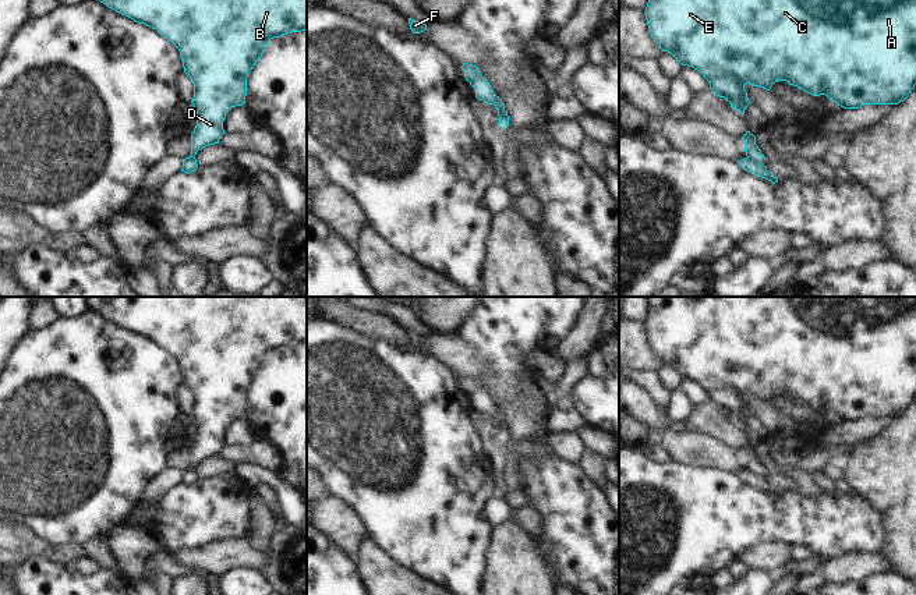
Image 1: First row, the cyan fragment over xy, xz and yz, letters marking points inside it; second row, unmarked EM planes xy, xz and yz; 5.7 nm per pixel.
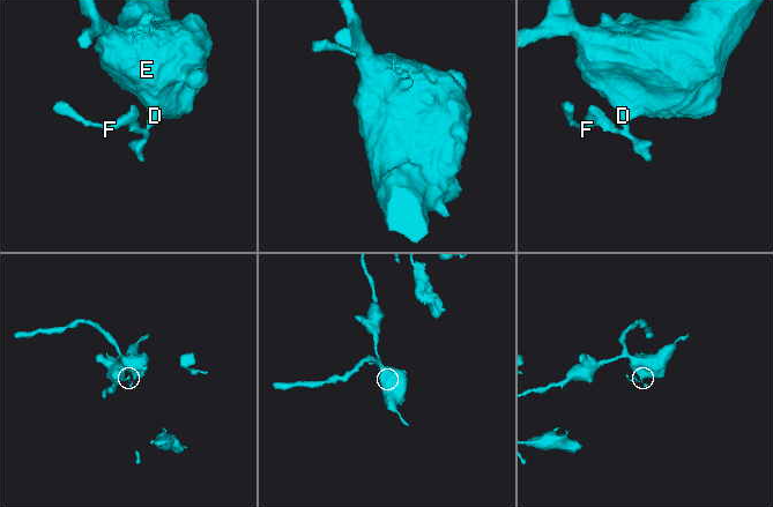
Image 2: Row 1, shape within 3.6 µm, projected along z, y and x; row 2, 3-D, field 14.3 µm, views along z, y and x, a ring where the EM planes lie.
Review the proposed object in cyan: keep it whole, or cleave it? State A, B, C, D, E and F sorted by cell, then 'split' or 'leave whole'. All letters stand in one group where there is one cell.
A B C D E / F | split

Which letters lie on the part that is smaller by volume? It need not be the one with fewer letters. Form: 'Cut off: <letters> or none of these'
Cut off: F

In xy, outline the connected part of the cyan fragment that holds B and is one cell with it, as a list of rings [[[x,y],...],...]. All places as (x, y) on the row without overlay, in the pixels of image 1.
[[[88,297],[88,301],[91,311],[156,341],[178,361],[184,385],[194,396],[191,415],[197,424],[197,438],[191,446],[191,470],[199,461],[219,456],[226,425],[244,417],[248,386],[266,357],[289,344],[307,343],[307,297]]]

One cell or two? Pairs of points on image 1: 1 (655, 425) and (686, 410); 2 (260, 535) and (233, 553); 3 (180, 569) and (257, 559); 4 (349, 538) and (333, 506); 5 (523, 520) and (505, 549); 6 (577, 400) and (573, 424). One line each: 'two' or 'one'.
1: two
2: two
3: two
4: one
5: two
6: two

